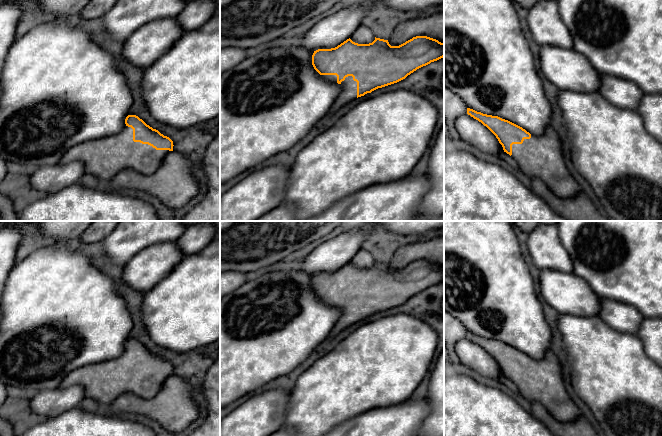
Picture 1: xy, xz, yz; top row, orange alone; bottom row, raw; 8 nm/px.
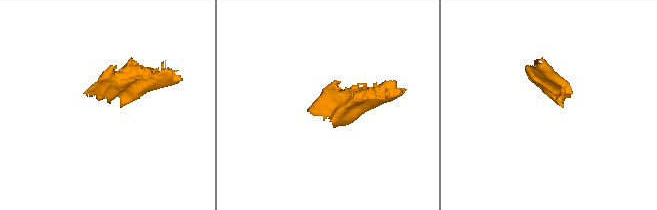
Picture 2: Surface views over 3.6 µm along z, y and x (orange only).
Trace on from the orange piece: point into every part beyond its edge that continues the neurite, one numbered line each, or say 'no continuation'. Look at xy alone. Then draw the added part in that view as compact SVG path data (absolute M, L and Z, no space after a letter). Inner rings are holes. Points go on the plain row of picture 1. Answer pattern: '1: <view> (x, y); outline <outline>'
1: xy (104, 382); outline M125 348L115 359L88 364L70 372L59 388L80 385L84 388L85 398L93 399L105 408L122 394L153 398L169 376L134 366L133 353Z

